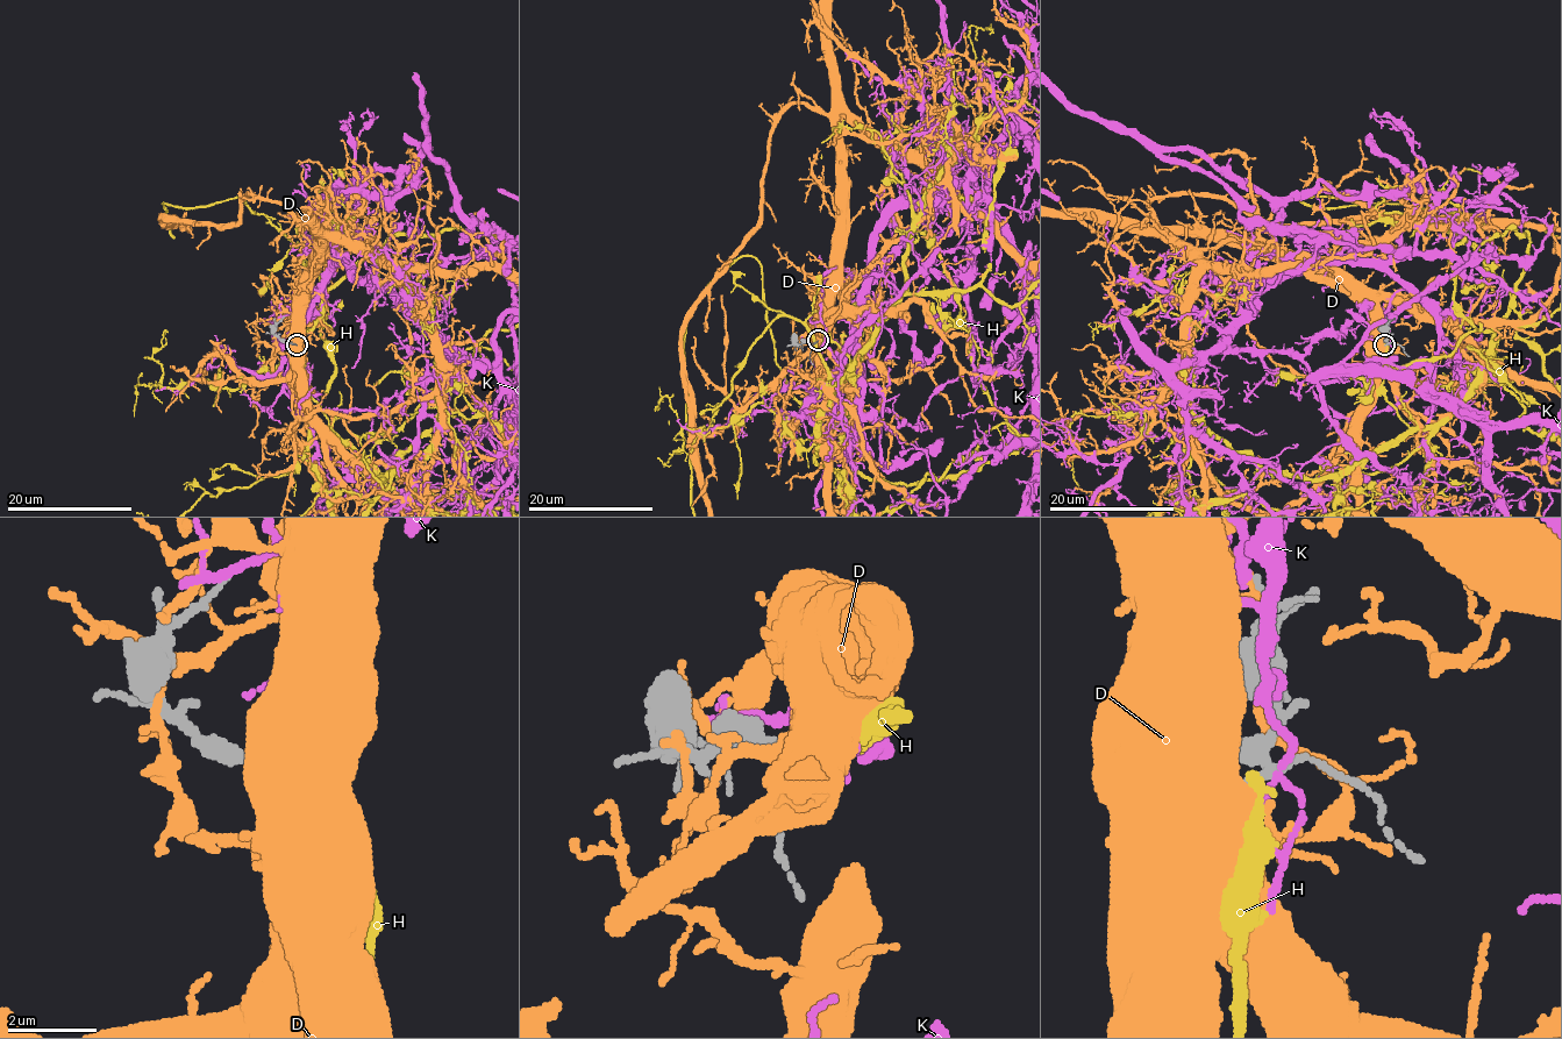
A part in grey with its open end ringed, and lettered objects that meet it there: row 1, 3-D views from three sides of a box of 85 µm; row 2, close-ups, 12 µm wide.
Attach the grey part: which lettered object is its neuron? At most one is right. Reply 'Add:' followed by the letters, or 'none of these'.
Add: none of these

